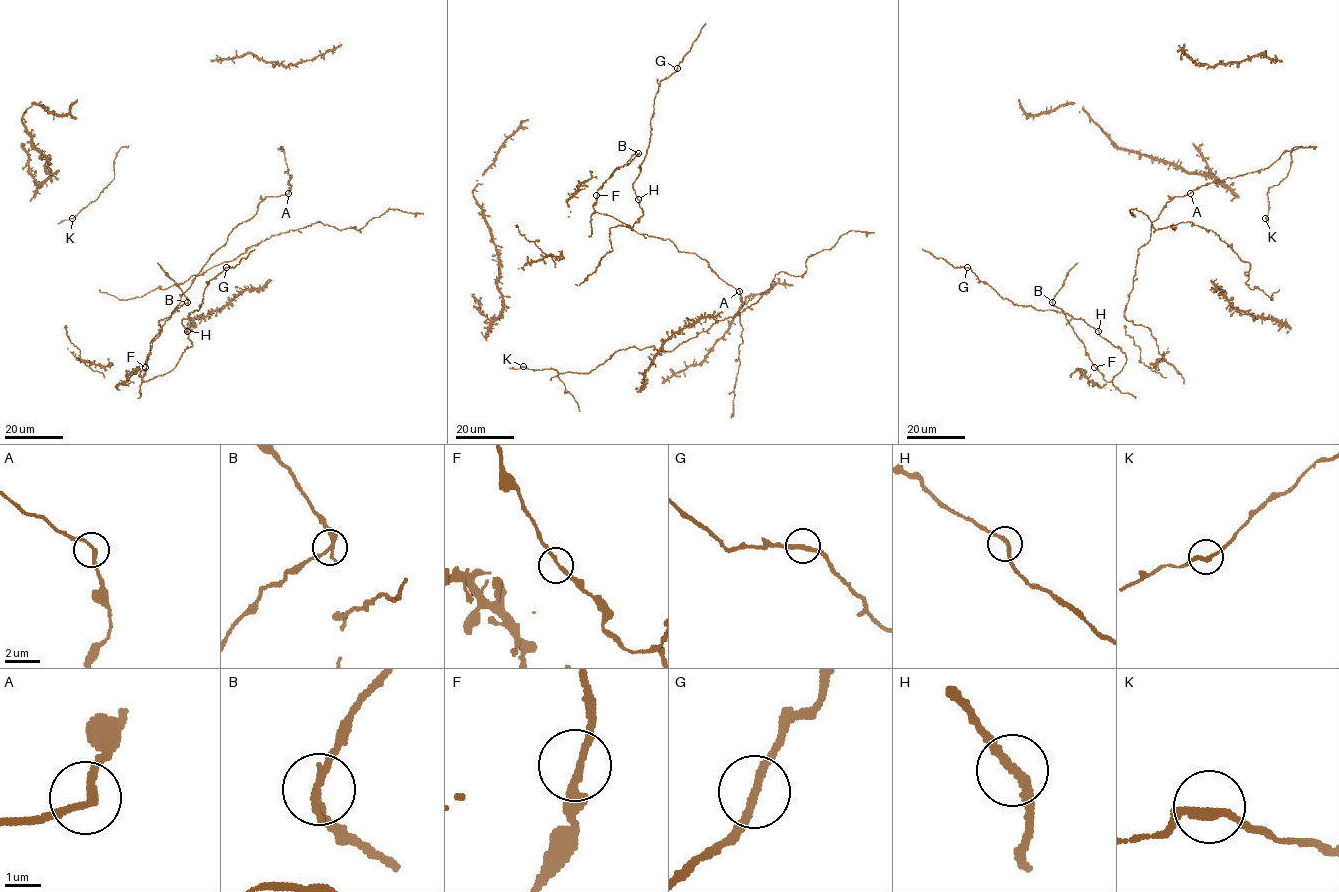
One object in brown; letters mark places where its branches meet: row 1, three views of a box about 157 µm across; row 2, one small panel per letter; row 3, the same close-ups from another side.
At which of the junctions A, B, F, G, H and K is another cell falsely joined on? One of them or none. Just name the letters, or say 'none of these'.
B

